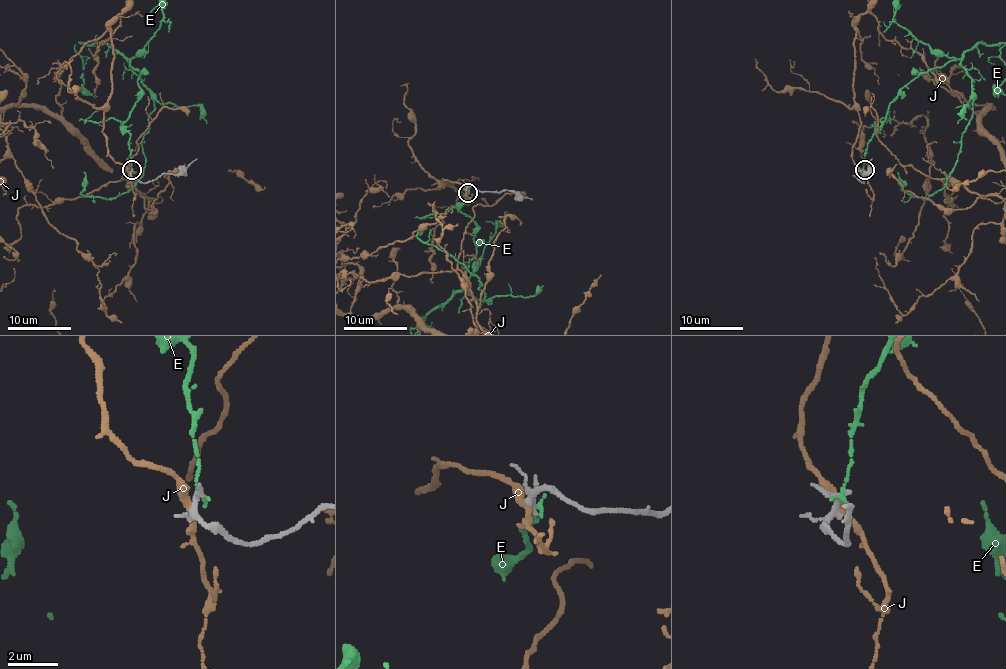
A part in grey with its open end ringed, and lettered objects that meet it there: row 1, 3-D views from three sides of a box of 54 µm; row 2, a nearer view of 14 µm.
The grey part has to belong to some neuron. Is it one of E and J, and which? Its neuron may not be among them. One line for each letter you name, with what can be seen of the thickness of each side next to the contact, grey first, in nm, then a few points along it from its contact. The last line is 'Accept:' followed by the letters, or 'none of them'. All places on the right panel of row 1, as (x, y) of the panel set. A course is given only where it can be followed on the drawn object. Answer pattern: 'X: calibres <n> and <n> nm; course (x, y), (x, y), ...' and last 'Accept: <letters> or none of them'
Accept: none of them

